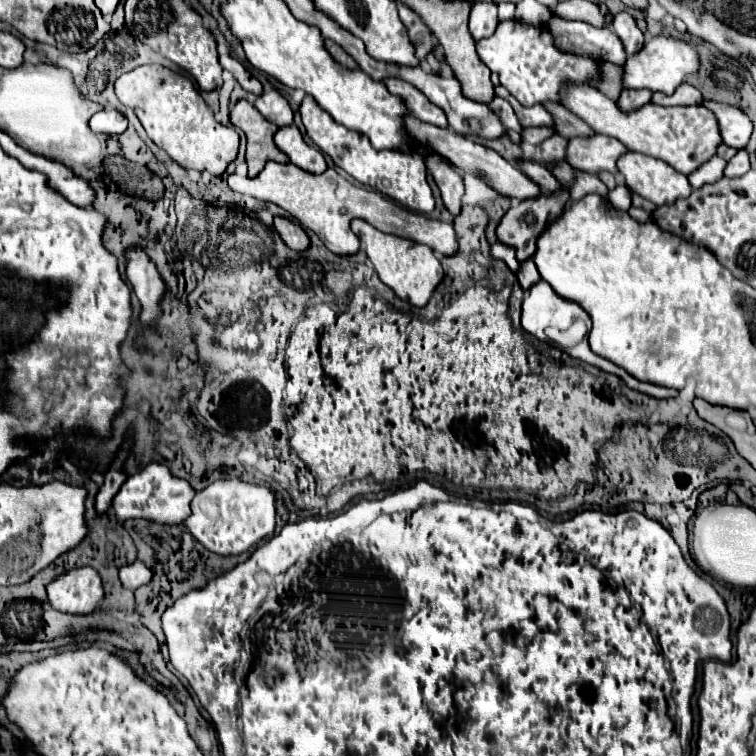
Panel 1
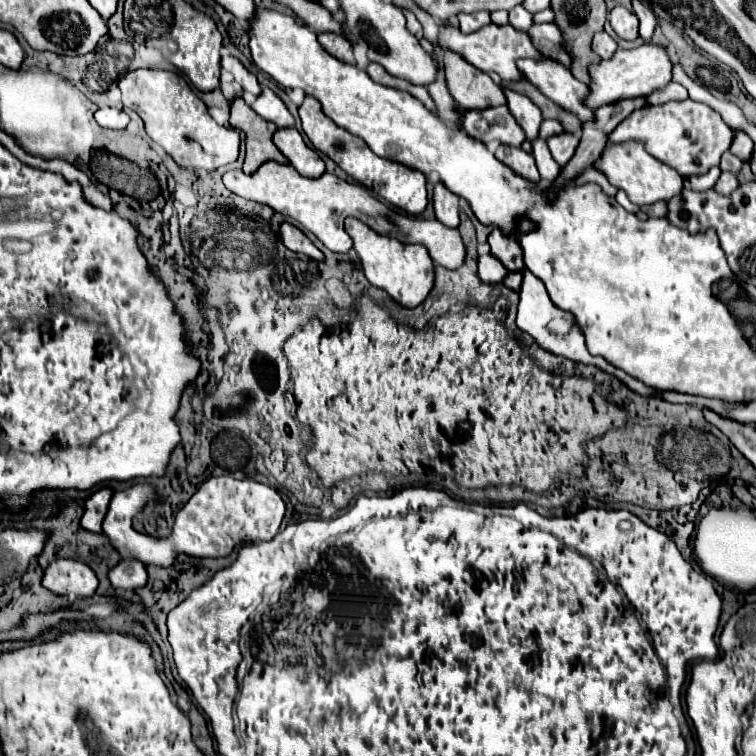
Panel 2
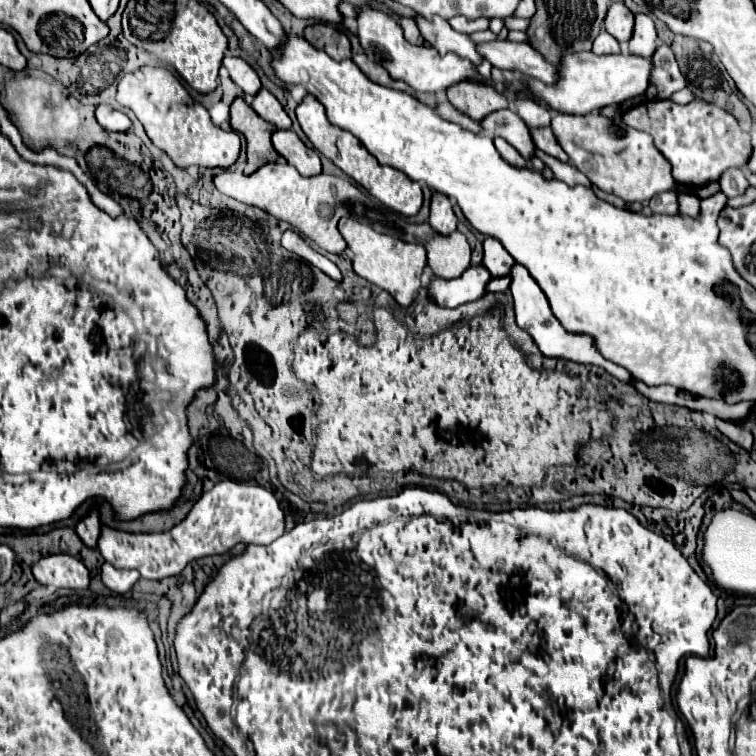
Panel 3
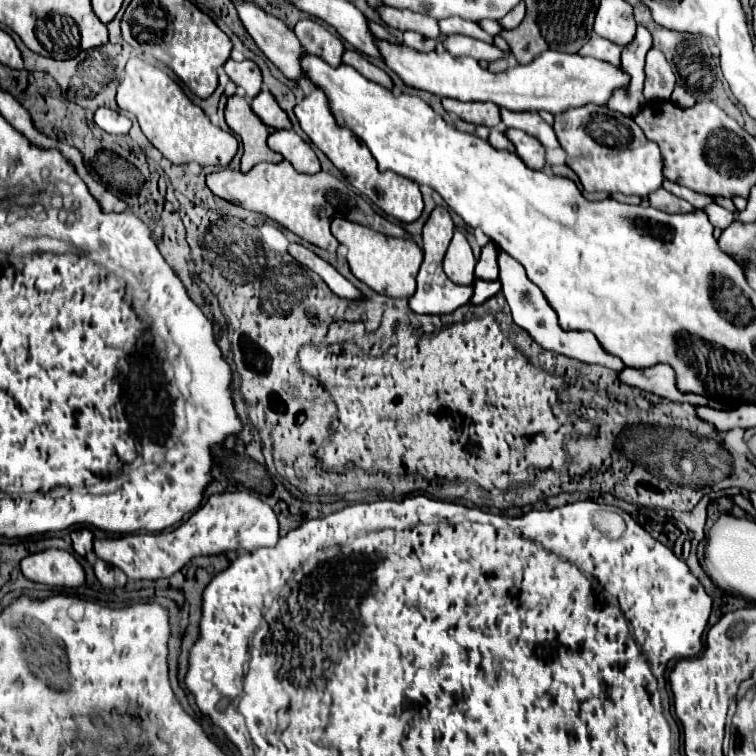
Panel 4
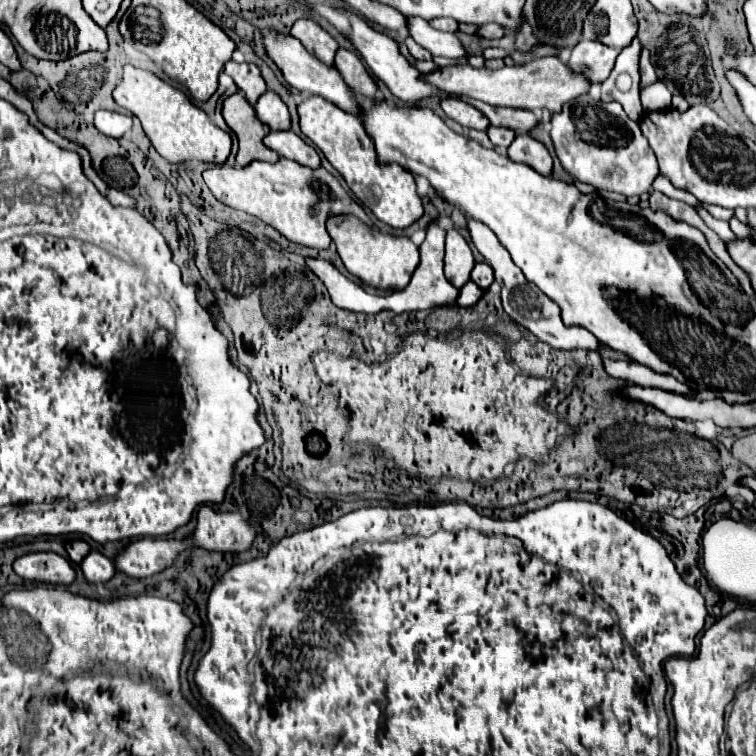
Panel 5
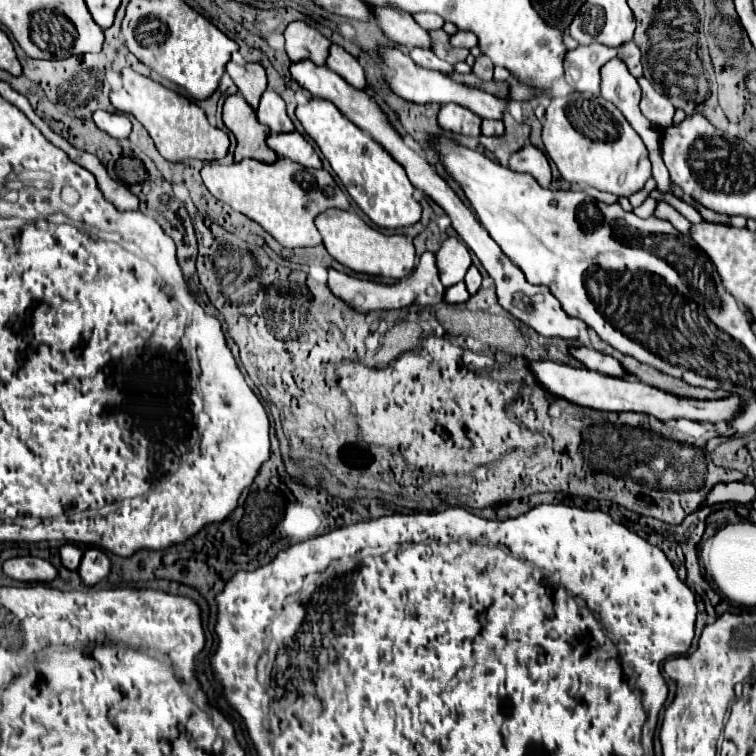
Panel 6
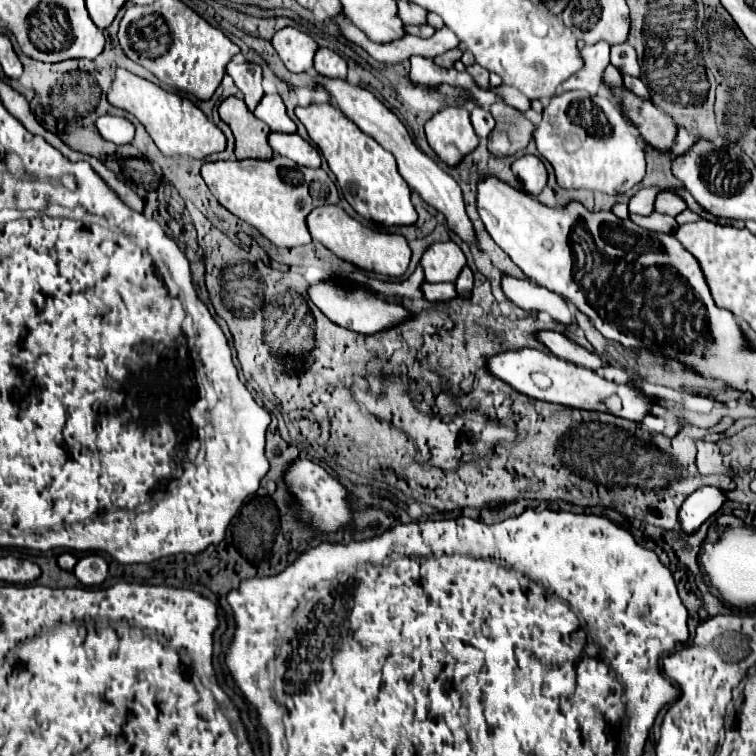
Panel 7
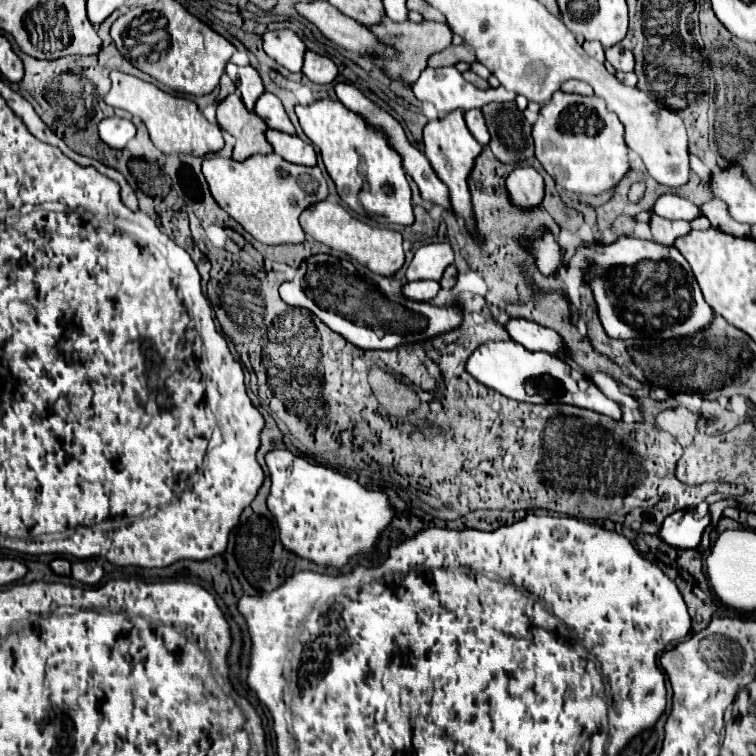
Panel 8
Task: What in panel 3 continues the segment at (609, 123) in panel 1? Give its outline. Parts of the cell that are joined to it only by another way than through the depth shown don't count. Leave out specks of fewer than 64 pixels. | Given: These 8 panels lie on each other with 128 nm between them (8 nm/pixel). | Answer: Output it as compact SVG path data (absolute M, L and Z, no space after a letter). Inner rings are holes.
M486 42L478 46L480 54L498 68L518 70L528 78L540 80L544 84L558 82L558 68L544 60L544 56L530 44L518 42ZM646 100L626 110L622 122L654 138L656 148L672 164L672 176L678 184L704 186L710 180L718 180L726 168L744 166L752 150L750 136L738 126L736 118L724 108L704 100L692 100L684 106L672 100Z

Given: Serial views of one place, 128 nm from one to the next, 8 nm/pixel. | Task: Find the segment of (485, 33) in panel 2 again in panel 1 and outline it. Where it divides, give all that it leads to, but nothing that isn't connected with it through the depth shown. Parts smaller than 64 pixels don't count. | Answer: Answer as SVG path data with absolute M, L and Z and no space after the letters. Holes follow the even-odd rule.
M504 20L498 24L496 32L490 38L478 42L478 54L482 62L500 76L500 84L522 106L560 102L560 88L564 82L586 84L590 80L602 78L600 60L558 50L546 24L532 26L518 20Z

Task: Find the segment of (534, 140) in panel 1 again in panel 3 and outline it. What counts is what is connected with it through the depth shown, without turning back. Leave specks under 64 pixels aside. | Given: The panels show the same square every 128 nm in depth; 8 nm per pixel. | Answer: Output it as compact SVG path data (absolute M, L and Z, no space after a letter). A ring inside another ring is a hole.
M600 112L584 116L554 114L550 128L570 160L592 184L626 202L644 202L676 188L672 168L654 146L652 136L622 124L620 118L606 118Z

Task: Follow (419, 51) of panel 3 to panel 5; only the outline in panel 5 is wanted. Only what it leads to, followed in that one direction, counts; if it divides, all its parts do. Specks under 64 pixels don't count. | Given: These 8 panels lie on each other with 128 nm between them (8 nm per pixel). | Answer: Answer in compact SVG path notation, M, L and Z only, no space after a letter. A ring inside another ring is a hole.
M544 56L532 60L522 66L504 66L502 70L490 68L472 68L470 64L444 66L432 72L422 74L426 84L450 94L450 96L468 96L474 100L482 100L492 106L510 106L522 110L548 110L560 112L562 104L588 94L592 82L584 72L574 72L560 56Z

